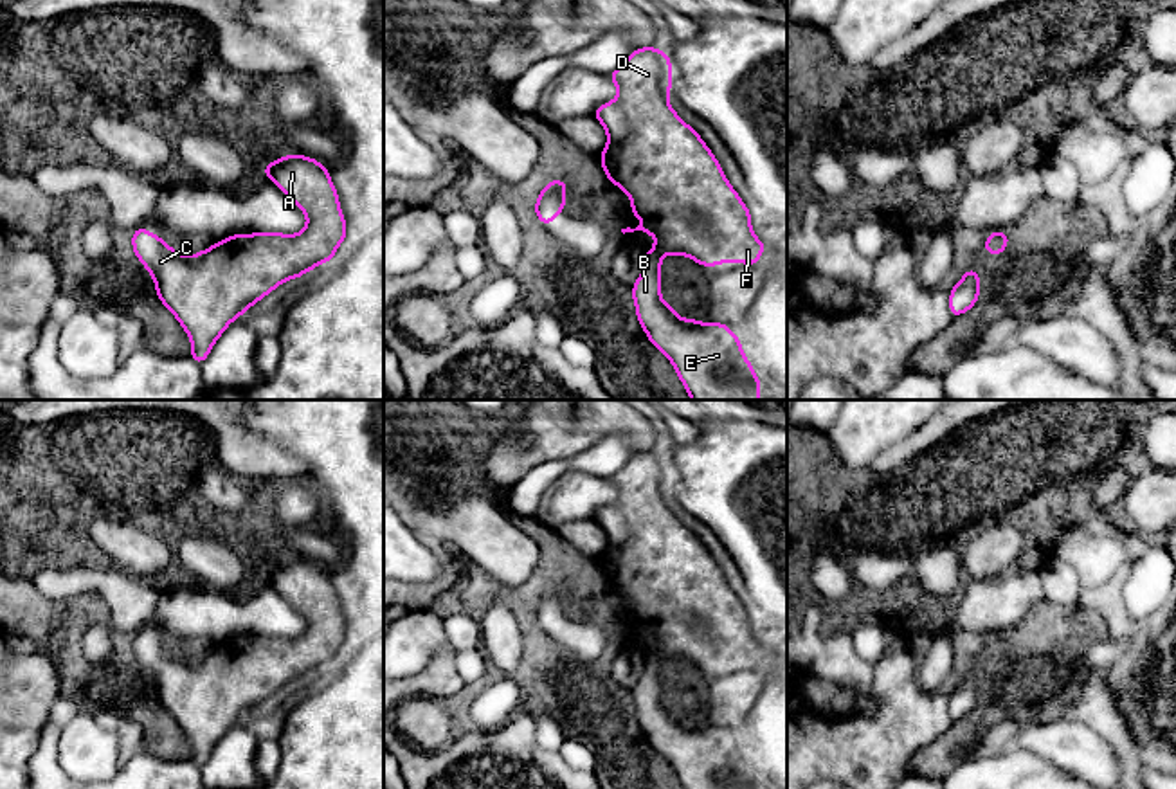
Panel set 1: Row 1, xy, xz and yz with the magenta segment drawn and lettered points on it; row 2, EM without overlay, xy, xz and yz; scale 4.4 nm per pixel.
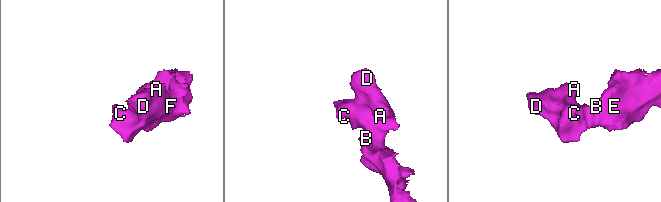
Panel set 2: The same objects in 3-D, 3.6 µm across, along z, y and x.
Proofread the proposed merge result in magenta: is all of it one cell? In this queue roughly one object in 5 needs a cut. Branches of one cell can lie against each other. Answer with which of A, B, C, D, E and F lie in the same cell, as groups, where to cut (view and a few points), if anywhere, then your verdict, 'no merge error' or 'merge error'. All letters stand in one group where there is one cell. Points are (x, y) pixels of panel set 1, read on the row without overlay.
A B C D E F; no cut; no merge error

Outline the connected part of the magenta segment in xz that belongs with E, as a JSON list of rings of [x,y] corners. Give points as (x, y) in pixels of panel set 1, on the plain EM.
[[[656,450],[636,452],[607,479],[614,485],[618,499],[598,510],[593,519],[607,535],[600,566],[607,584],[629,598],[632,621],[643,623],[636,632],[627,630],[621,636],[641,634],[656,643],[645,658],[641,679],[632,688],[638,724],[648,744],[672,766],[683,789],[762,789],[729,730],[683,722],[661,701],[661,665],[668,658],[688,659],[701,670],[760,667],[767,648],[751,632],[751,614],[701,539],[668,508],[672,465],[666,456]]]

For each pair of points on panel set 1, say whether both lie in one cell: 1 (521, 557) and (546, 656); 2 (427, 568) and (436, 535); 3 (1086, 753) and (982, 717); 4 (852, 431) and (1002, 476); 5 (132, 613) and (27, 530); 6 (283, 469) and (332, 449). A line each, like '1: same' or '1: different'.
1: different
2: different
3: different
4: different
5: different
6: different

